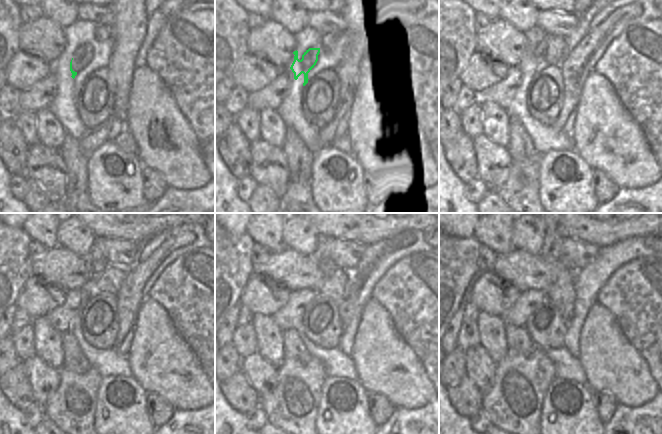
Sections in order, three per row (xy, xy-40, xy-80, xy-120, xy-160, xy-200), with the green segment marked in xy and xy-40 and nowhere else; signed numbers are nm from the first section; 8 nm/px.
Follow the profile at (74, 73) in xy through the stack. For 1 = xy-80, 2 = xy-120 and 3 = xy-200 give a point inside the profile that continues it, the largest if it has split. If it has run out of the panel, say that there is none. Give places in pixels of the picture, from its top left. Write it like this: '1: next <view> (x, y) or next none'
1: next xy-80 (530, 63)
2: next xy-120 (96, 257)
3: next xy-200 (550, 251)

